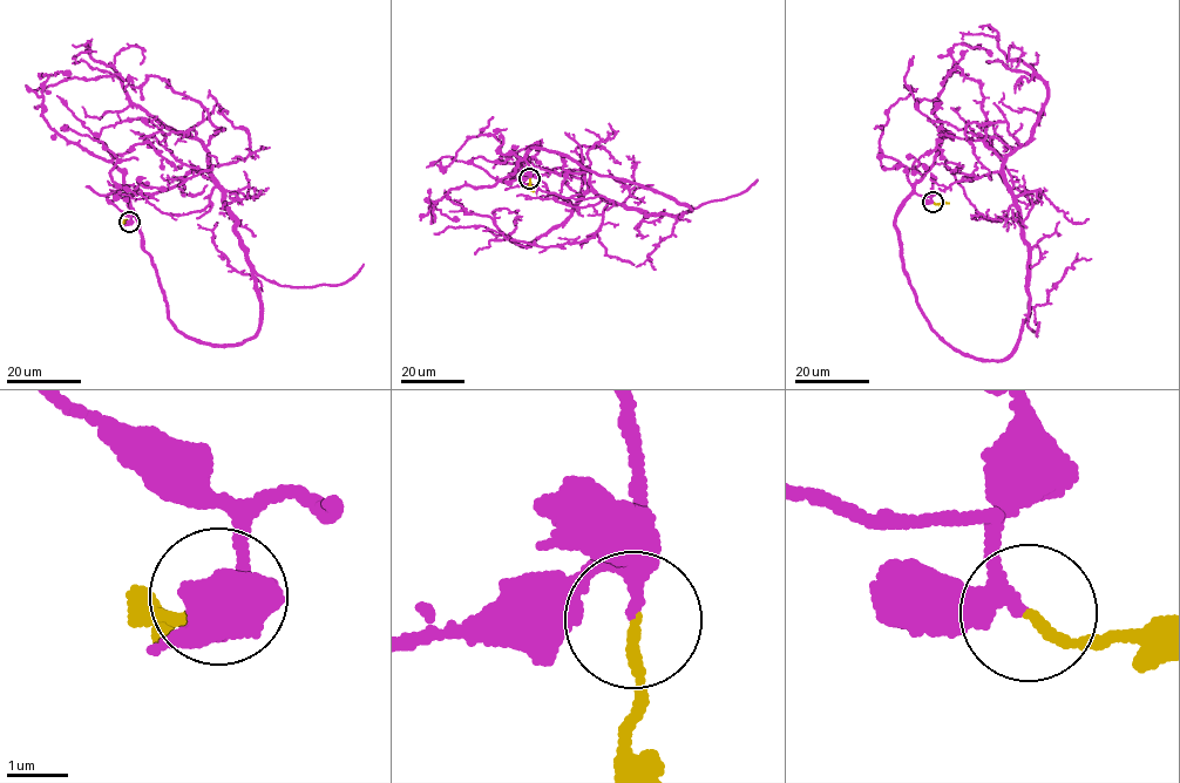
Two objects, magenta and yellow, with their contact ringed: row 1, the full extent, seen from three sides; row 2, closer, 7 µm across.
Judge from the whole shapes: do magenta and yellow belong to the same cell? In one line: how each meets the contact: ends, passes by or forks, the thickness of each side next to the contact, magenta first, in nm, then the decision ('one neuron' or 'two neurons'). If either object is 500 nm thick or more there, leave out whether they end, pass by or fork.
magenta passes by; yellow ends; calibres 180 and 160 nm; one neuron

